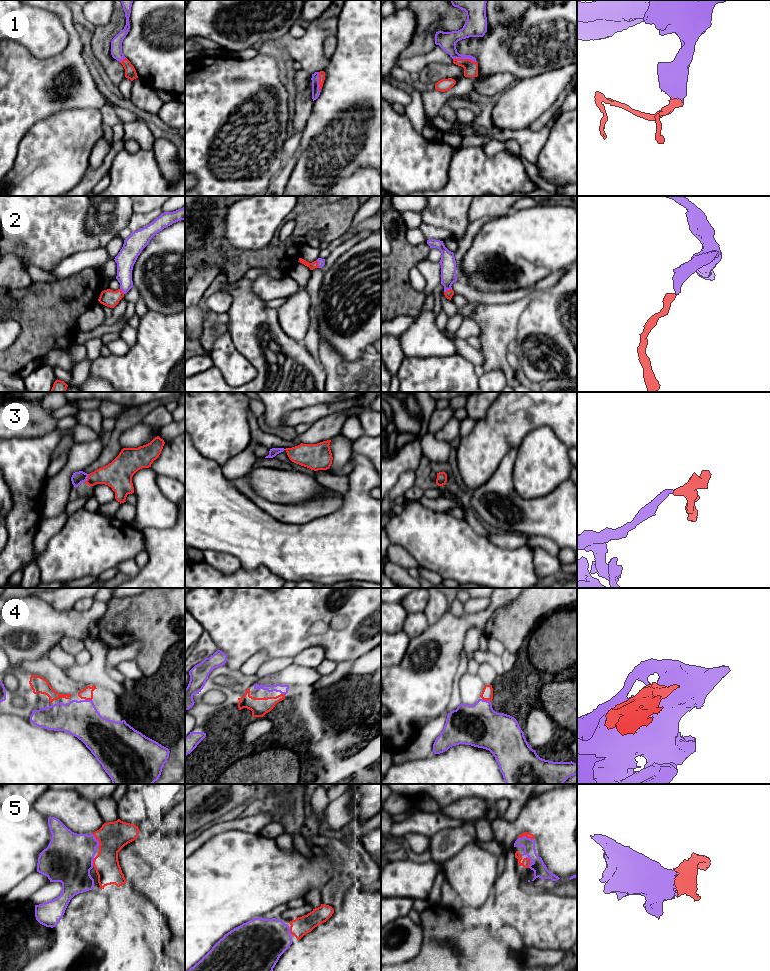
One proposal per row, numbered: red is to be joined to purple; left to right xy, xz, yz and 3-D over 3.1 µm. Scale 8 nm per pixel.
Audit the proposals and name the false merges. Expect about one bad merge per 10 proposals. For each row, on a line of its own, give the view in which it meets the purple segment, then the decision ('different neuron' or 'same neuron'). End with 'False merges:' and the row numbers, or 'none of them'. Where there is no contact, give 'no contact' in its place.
1: meets purple in yz; same neuron
2: meets purple in xz; same neuron
3: meets purple in xy; same neuron
4: meets purple in xy; same neuron
5: meets purple in yz; same neuron
False merges: none of them

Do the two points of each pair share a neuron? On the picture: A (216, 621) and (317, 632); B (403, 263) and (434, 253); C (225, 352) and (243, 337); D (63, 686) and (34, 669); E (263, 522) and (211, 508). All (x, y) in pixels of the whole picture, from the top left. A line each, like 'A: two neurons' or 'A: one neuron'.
A: one neuron
B: two neurons
C: two neurons
D: one neuron
E: one neuron

